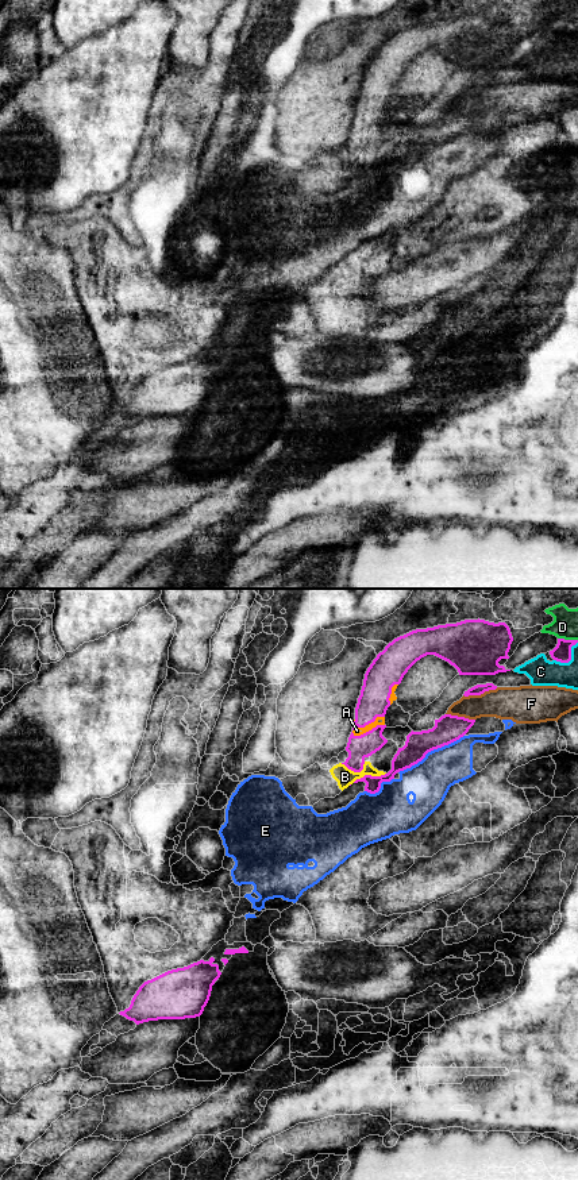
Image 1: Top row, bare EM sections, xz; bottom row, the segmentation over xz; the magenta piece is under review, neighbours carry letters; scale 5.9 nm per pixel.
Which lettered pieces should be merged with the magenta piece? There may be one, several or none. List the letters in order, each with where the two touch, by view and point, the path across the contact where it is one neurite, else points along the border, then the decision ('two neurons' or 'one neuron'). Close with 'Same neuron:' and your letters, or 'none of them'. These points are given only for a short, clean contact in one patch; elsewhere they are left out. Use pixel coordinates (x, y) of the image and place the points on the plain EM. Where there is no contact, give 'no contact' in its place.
A: meets magenta in xz at (365, 120); one neuron
B: meets magenta in xz at (369, 170); border along xz (385, 168), (365, 170), (353, 177); two neurons
C: meets magenta in xz at (570, 54); border along xz (577, 37), (571, 42), (571, 53), (567, 57), (554, 56); two neurons
D: meets magenta in xz at (567, 35); border along xz (558, 33), (577, 35); two neurons
E: meets magenta in xz at (431, 145); two neurons
F: meets magenta in xz at (480, 89); two neurons
Same neuron: A

